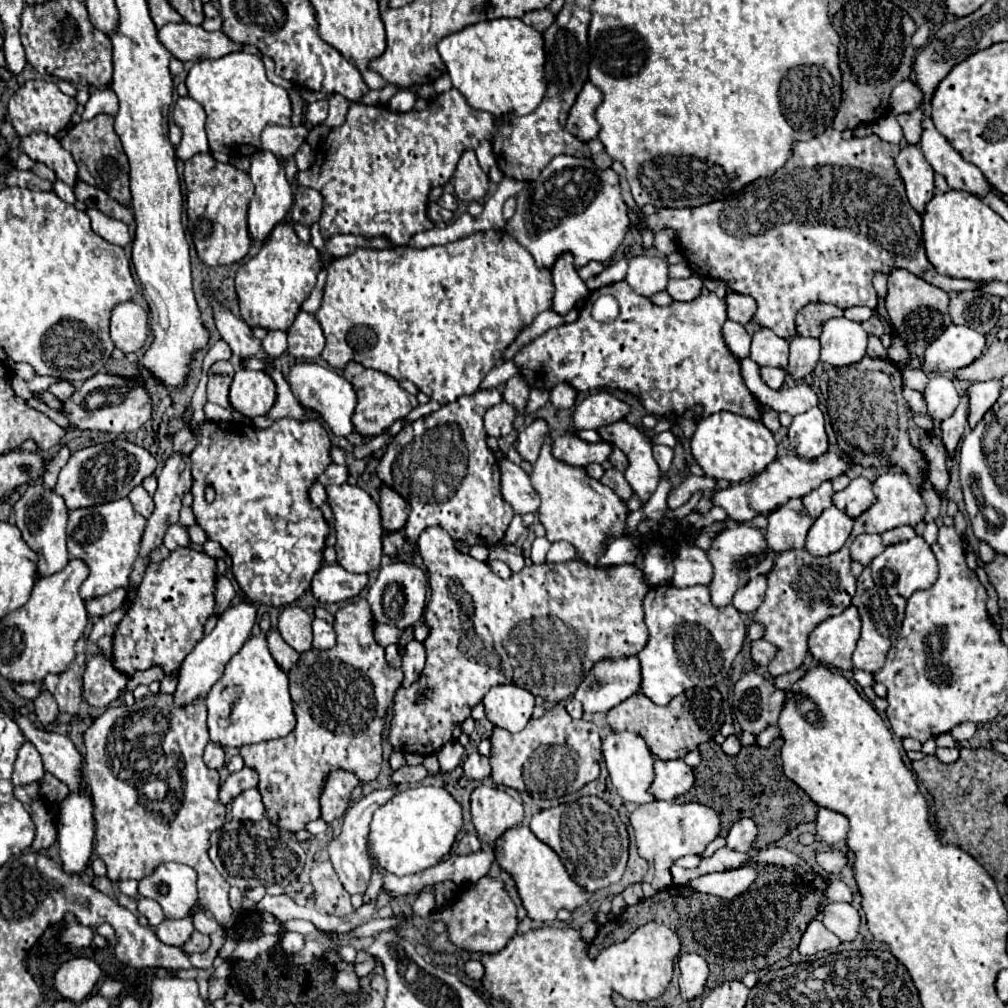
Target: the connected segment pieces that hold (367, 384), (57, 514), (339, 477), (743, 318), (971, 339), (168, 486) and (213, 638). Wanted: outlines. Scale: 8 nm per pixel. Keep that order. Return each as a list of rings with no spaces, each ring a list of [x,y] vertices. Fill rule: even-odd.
[[[350,362],[344,368],[344,378],[354,386],[354,390],[358,394],[358,404],[356,404],[356,410],[352,416],[352,424],[362,436],[380,436],[388,426],[392,426],[396,420],[404,418],[412,408],[418,406],[416,396],[402,390],[392,376],[372,370],[372,368],[364,368],[358,362]]]
[[[32,482],[20,500],[14,504],[16,526],[22,532],[22,538],[36,550],[38,554],[38,576],[50,576],[60,572],[68,560],[66,548],[66,526],[68,526],[68,508],[62,496],[56,496],[54,490],[44,488],[40,482]]]
[[[330,464],[318,478],[320,484],[328,486],[328,484],[344,484],[348,478],[348,468],[346,466],[338,466],[338,464]]]
[[[728,292],[726,304],[728,304],[728,318],[730,320],[744,324],[744,326],[754,320],[756,300],[752,300],[750,296],[744,296],[744,294],[738,294],[738,292]]]
[[[950,324],[940,338],[936,338],[924,352],[924,370],[954,372],[978,360],[986,346],[986,336],[968,328]]]
[[[174,452],[174,454],[166,460],[166,464],[164,464],[164,468],[162,468],[162,474],[158,476],[158,490],[156,490],[156,494],[154,494],[156,510],[154,510],[154,514],[150,516],[148,524],[146,524],[146,530],[144,530],[144,536],[142,536],[142,542],[140,542],[140,552],[138,552],[138,558],[136,558],[136,562],[134,562],[134,566],[132,566],[132,572],[130,572],[130,584],[128,584],[130,596],[128,596],[128,600],[126,600],[126,606],[128,606],[128,608],[130,608],[130,606],[134,604],[134,600],[136,600],[136,592],[138,592],[140,580],[142,580],[142,576],[144,576],[148,564],[150,564],[150,552],[162,544],[164,532],[168,530],[168,526],[172,526],[172,524],[178,522],[178,512],[180,512],[180,508],[182,508],[180,500],[184,498],[186,492],[190,492],[190,488],[192,488],[190,456],[188,456],[188,454]]]
[[[240,602],[236,606],[230,606],[226,612],[220,614],[216,628],[208,636],[204,636],[204,640],[182,662],[182,668],[180,668],[180,674],[178,674],[178,688],[174,692],[174,698],[176,698],[178,706],[188,704],[188,702],[196,700],[198,696],[206,696],[210,692],[210,688],[222,676],[226,662],[250,638],[252,628],[256,624],[256,618],[258,618],[258,606],[254,602]]]

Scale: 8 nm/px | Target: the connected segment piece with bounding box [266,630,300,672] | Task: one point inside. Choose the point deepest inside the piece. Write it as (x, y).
(286, 656)

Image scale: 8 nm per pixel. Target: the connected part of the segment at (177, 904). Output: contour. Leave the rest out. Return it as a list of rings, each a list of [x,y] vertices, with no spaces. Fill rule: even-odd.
[[[178,862],[160,864],[150,876],[138,882],[138,894],[156,900],[162,906],[166,918],[186,918],[196,904],[196,872],[190,866]]]

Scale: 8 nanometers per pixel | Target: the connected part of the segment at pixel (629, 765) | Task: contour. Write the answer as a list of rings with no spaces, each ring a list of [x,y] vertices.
[[[608,732],[602,740],[602,754],[606,760],[606,768],[610,774],[610,780],[616,788],[616,792],[632,804],[648,804],[654,800],[654,796],[648,792],[652,780],[654,780],[654,762],[656,758],[646,748],[644,740],[632,732]]]

